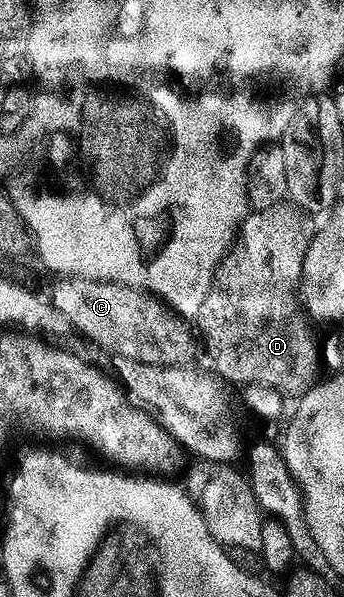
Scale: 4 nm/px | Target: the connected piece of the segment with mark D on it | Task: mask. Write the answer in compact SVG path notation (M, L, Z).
M292 203L253 209L238 229L225 258L213 272L213 282L207 291L207 299L203 299L203 307L199 307L195 325L198 325L196 328L203 342L203 353L205 349L213 364L210 365L212 372L230 386L244 387L251 383L263 383L263 387L275 387L275 391L282 395L300 395L317 384L317 368L323 365L323 353L317 350L317 337L312 329L314 326L299 296L303 259L315 232L313 221L310 214Z

